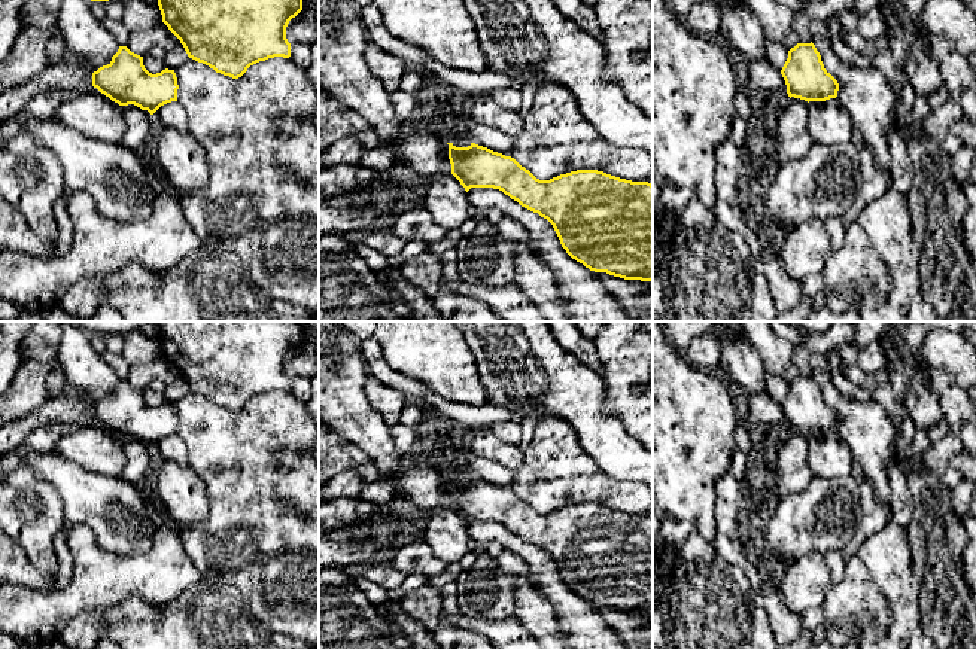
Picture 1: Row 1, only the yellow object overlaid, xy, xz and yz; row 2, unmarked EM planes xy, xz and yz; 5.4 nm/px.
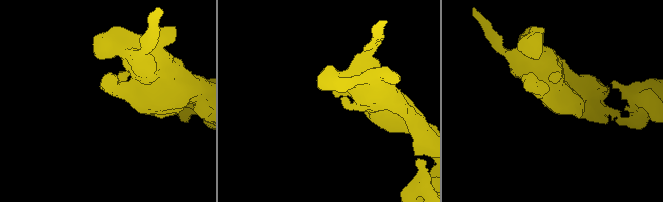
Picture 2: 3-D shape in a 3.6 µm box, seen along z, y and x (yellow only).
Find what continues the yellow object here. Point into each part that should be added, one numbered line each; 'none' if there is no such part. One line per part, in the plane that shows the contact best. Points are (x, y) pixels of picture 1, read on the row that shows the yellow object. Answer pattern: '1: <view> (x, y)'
none

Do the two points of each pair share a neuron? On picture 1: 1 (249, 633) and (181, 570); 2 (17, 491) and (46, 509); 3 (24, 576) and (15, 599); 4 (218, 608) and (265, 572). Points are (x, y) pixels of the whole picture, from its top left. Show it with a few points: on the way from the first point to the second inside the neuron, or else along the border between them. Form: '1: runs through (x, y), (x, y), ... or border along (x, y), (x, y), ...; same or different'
1: border along (203, 578), (166, 603); different
2: runs through (24, 499), (35, 509), (39, 509); same
3: border along (15, 582), (33, 590), (49, 591); different
4: border along (206, 579), (230, 584), (258, 622); different

